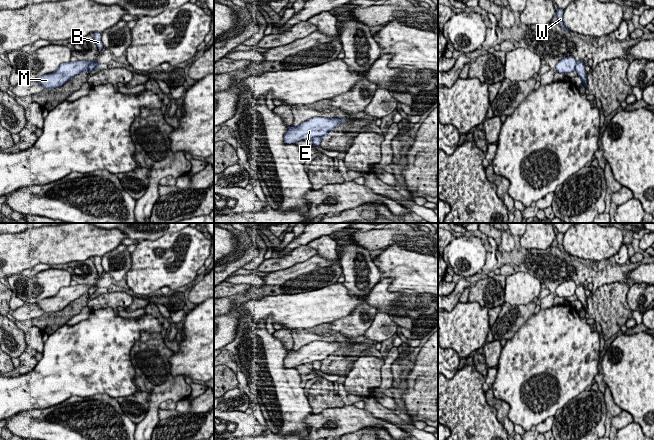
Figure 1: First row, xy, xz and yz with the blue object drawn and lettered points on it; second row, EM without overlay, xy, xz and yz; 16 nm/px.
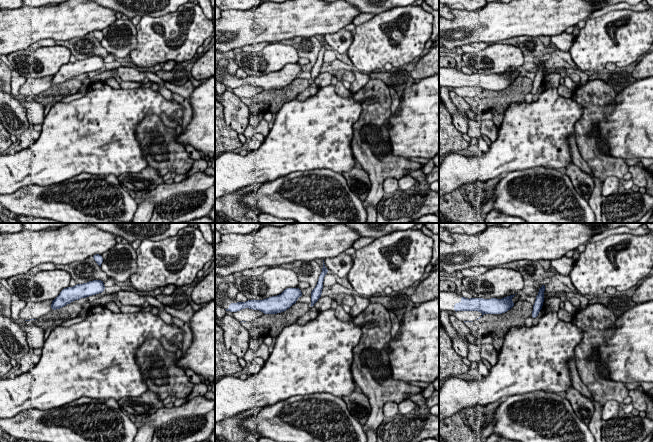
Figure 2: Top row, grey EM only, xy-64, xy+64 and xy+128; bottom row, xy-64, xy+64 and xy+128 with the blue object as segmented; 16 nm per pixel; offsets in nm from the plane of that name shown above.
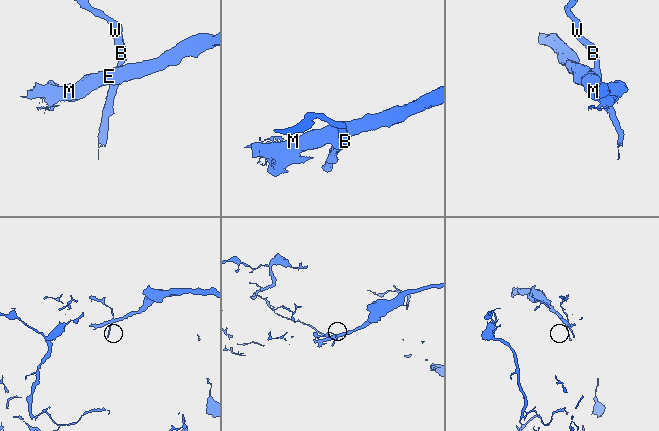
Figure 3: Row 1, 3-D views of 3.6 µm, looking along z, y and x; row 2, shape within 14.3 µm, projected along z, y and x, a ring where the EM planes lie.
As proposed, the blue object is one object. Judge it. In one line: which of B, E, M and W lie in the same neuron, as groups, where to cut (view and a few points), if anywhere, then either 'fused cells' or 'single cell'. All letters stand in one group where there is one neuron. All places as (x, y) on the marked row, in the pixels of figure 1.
B W / E M | xz (323, 137), (311, 138) | fused cells

